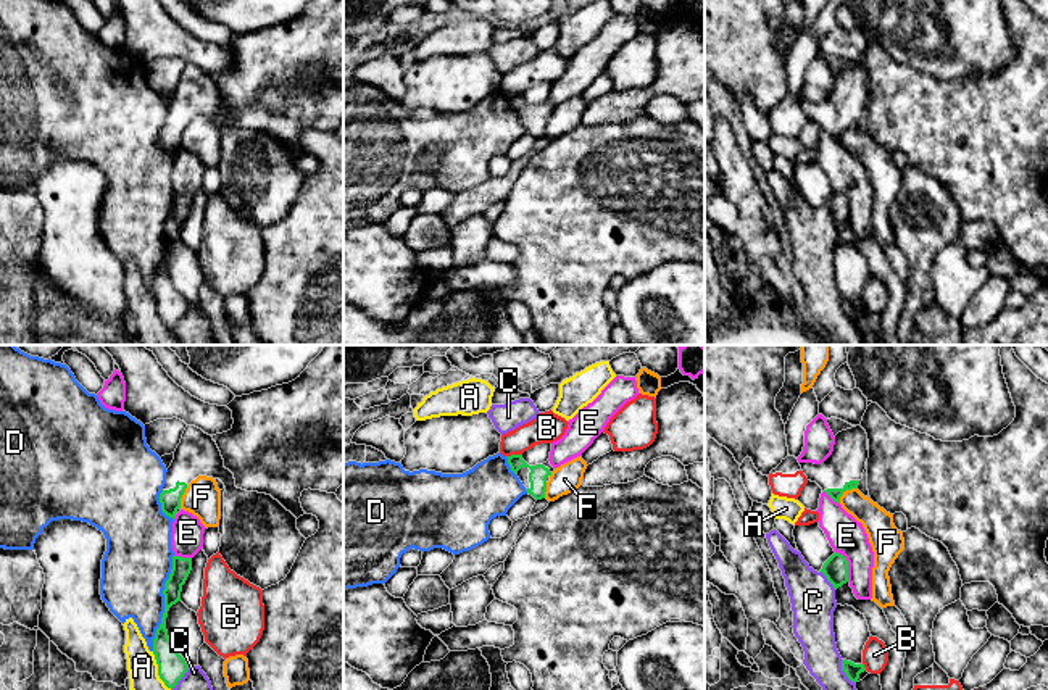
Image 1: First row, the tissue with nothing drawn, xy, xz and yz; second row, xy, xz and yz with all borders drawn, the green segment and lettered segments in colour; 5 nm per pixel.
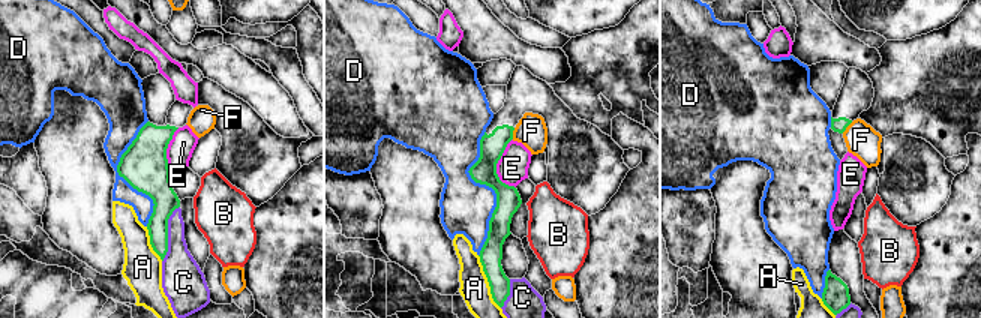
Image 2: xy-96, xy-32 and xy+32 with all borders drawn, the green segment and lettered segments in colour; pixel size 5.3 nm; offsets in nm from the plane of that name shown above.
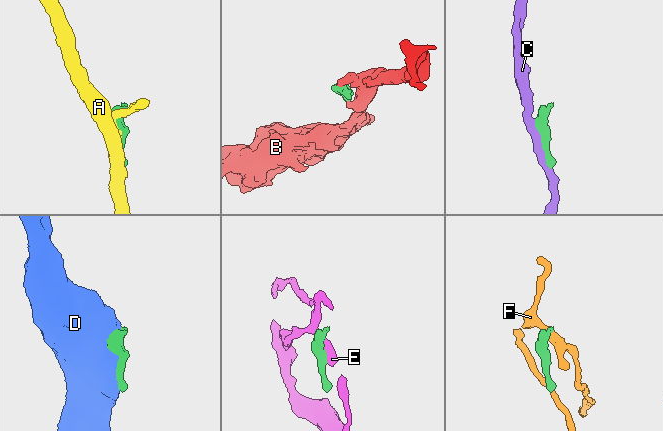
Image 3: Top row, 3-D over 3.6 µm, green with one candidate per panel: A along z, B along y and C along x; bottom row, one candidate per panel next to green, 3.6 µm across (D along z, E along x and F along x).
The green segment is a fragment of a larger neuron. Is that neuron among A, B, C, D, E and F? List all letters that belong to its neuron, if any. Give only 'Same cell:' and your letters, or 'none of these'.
Same cell: none of these

